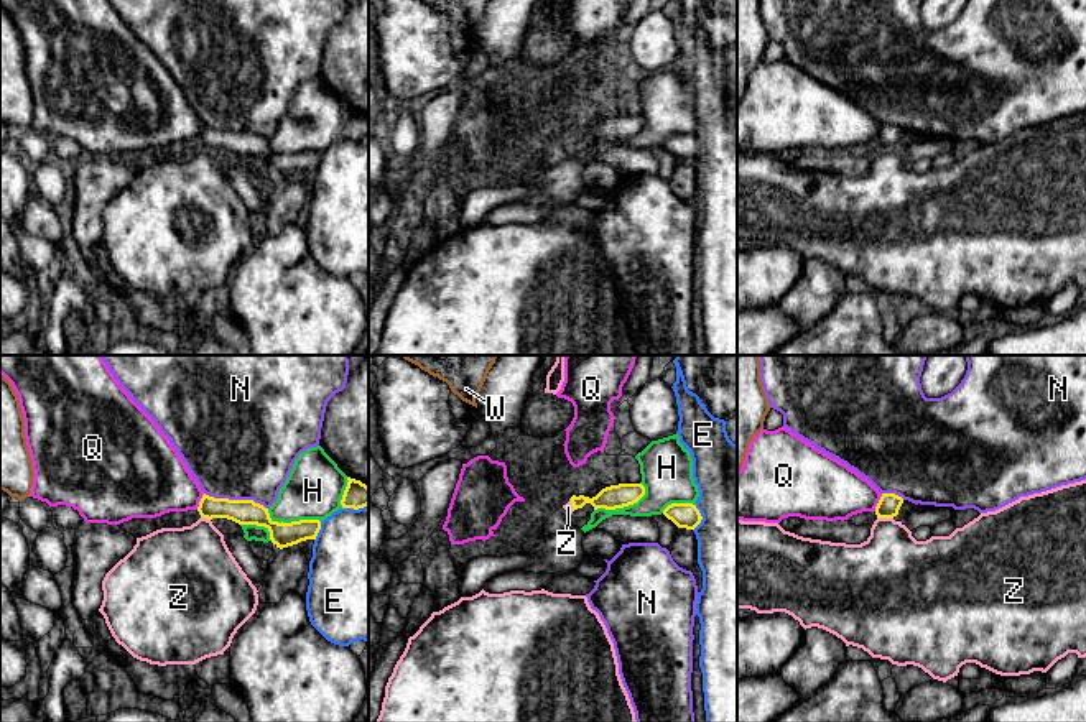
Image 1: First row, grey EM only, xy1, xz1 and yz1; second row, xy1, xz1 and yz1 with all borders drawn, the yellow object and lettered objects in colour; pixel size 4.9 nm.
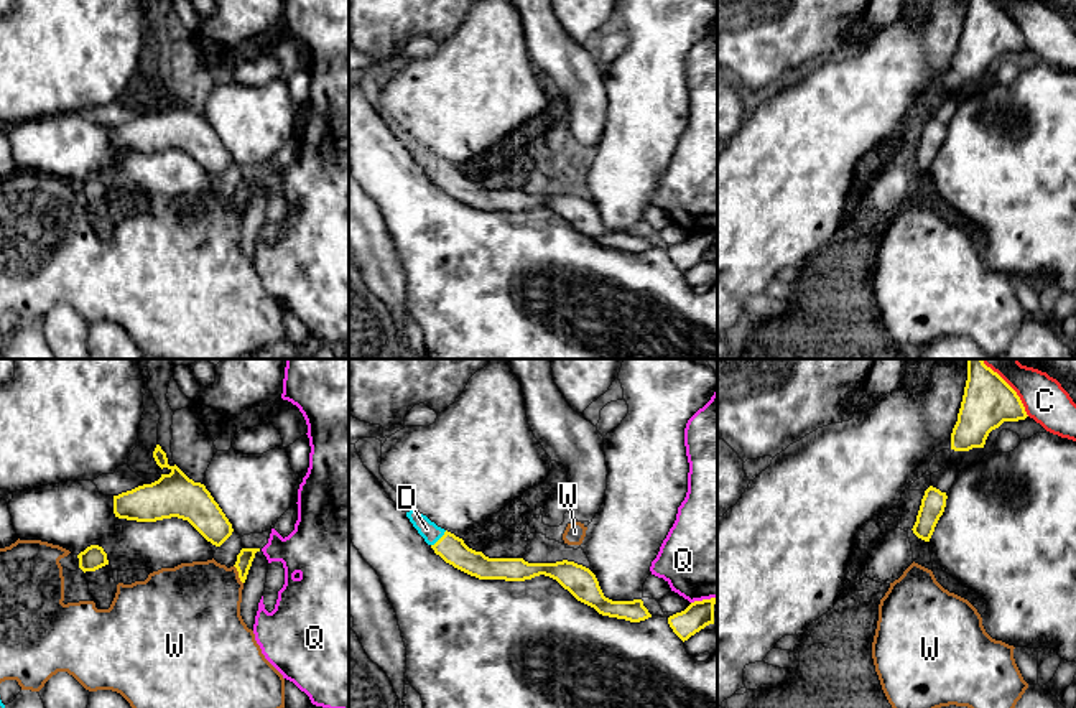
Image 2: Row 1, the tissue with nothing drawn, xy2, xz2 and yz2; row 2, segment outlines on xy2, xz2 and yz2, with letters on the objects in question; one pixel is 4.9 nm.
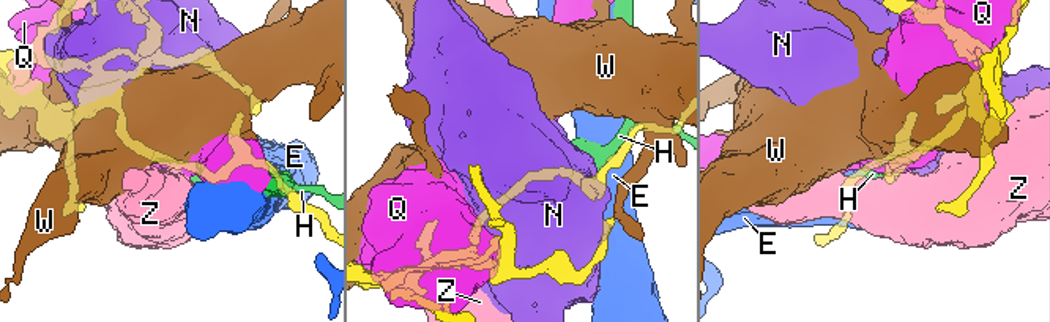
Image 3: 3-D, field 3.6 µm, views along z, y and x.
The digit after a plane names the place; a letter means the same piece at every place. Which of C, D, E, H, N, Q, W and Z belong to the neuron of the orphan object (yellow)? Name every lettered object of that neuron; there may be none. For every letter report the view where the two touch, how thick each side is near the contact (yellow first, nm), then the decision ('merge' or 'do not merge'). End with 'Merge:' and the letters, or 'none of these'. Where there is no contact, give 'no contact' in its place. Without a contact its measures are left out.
C: contact in yz2; calibres 240 and 220 nm; do not merge
D: contact in xz2; calibres 140 and 90 nm; merge
E: contact in xz1; calibres 130 and 380 nm; do not merge
H: contact in xz1; calibres 120 and 220 nm; do not merge
N: contact in xy1; calibres 130 and 500 nm; do not merge
Q: contact in yz1; calibres 110 and 300 nm; do not merge
W: contact in xy2; calibres 80 and 420 nm; do not merge
Z: contact in yz1; calibres 110 and 360 nm; do not merge
Merge: D

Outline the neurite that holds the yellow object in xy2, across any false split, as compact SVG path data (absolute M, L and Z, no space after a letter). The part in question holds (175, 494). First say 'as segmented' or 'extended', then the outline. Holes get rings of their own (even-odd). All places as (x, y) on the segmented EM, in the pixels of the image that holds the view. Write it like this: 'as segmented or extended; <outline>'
as segmented; M160 445L153 458L161 469L168 468L171 473L114 496L115 517L137 522L178 517L188 520L207 542L220 547L234 529L206 486L189 479L176 464L169 466Z

